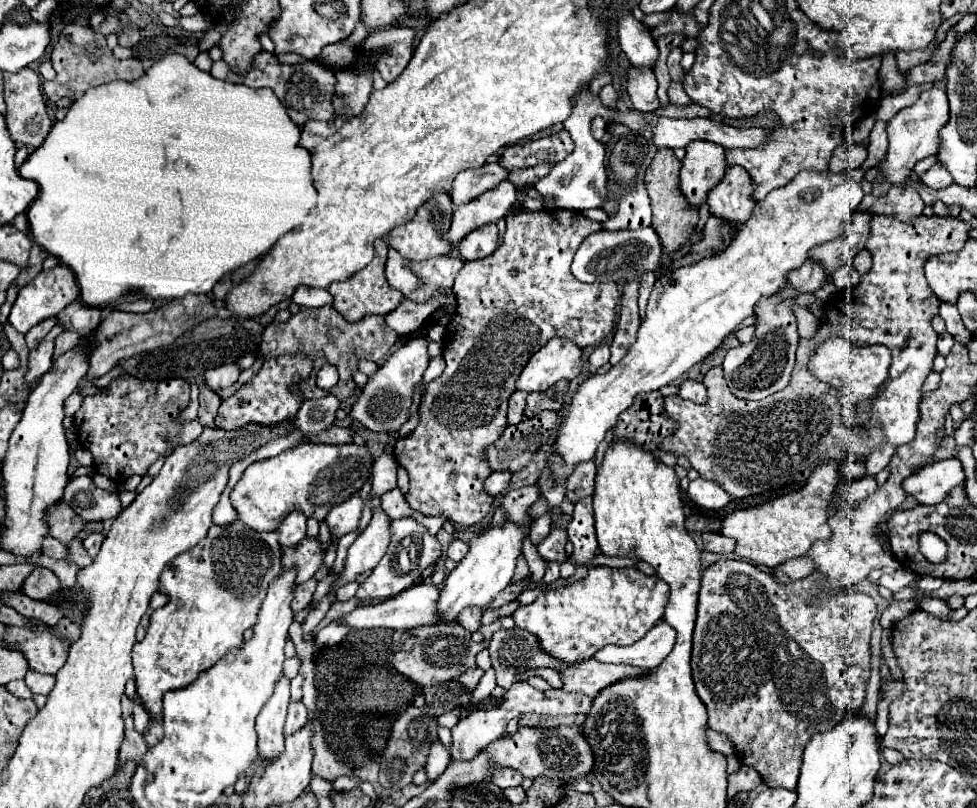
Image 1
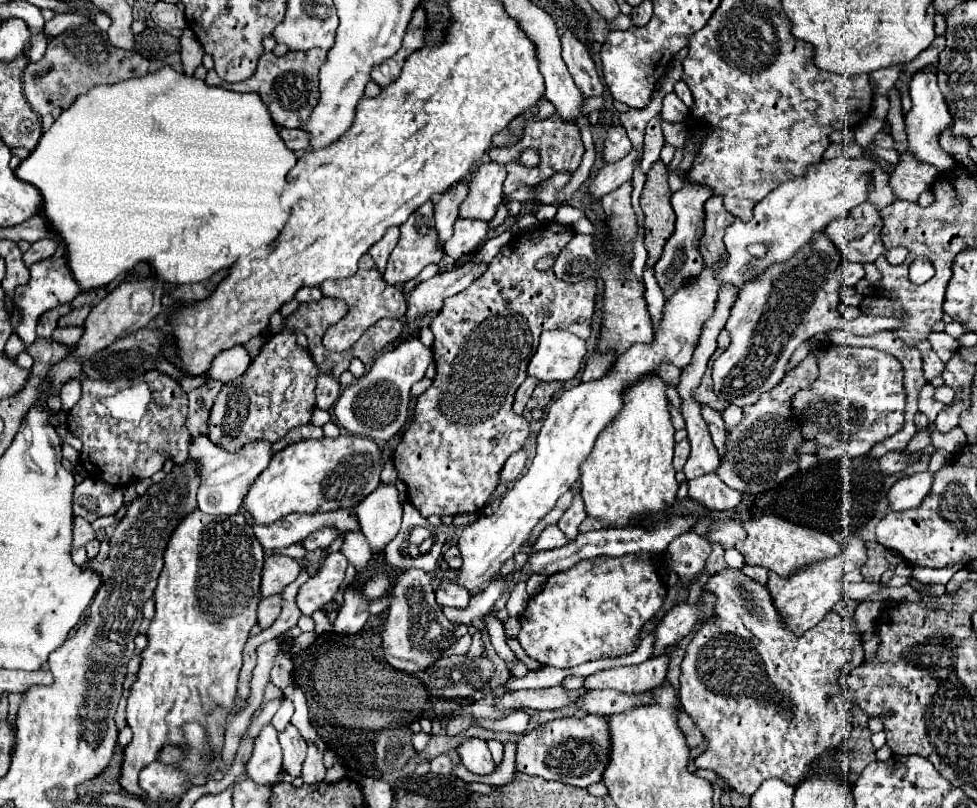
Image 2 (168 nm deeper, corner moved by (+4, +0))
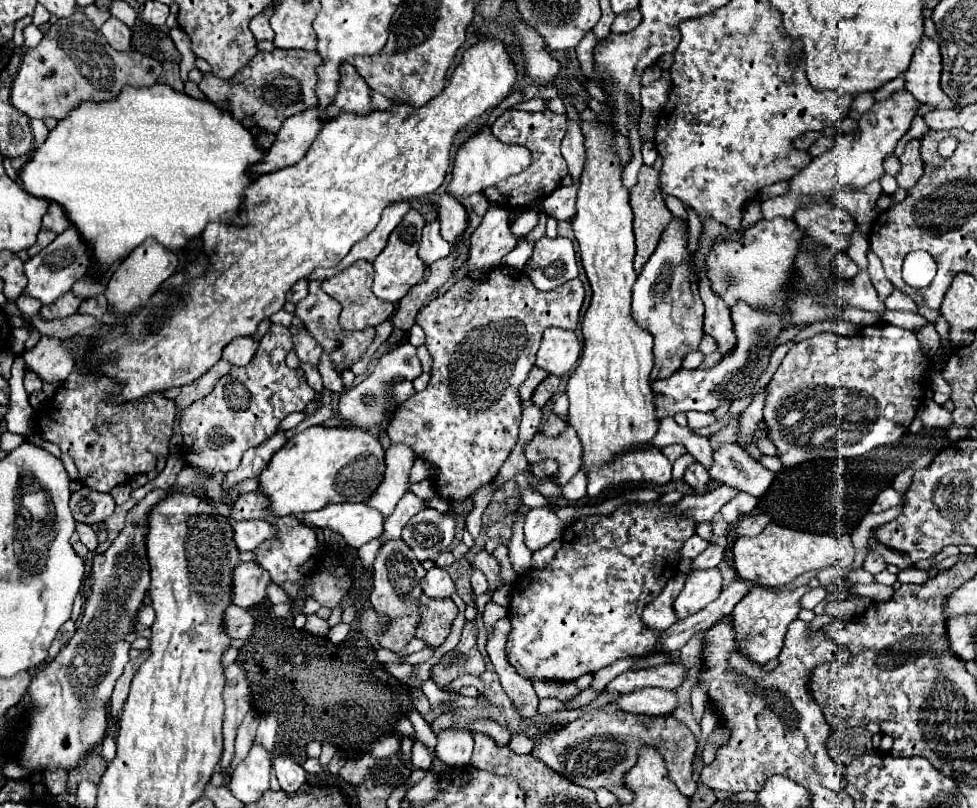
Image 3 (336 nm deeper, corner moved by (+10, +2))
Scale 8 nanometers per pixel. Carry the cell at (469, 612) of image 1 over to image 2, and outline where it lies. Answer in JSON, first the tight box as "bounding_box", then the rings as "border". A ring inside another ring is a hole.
{"bounding_box":[436,581,470,609],"border":[[[442,581],[442,585],[436,591],[436,599],[440,605],[448,605],[448,607],[458,607],[464,609],[468,605],[470,593],[464,587],[458,587],[452,581]]]}

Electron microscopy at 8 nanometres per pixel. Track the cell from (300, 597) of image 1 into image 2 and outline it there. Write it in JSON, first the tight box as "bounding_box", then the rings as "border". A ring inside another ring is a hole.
{"bounding_box":[258,595,282,629],"border":[[[274,595],[274,597],[264,597],[258,605],[258,623],[266,629],[270,627],[278,615],[282,611],[282,595]]]}

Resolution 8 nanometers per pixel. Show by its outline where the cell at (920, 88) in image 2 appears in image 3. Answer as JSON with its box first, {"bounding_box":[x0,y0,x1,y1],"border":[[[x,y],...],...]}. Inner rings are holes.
{"bounding_box":[906,35,956,109],"border":[[[922,35],[920,47],[916,47],[914,59],[906,73],[906,89],[924,105],[934,105],[936,109],[954,107],[956,103],[940,89],[942,55],[934,39]]]}

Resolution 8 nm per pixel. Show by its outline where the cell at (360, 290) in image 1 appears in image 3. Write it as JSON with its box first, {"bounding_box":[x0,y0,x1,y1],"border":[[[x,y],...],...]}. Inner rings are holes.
{"bounding_box":[322,259,394,331],"border":[[[360,259],[354,265],[350,265],[348,269],[344,269],[340,275],[336,275],[332,279],[326,279],[322,283],[322,289],[342,305],[342,313],[340,313],[340,327],[342,329],[364,331],[366,327],[376,327],[378,323],[392,317],[394,305],[388,303],[388,301],[378,299],[376,295],[372,295],[372,291],[370,291],[372,279],[374,279],[372,265],[368,261],[364,261],[364,259]]]}

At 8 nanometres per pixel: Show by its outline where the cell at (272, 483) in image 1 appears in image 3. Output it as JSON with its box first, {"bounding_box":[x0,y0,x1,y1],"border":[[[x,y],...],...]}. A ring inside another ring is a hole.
{"bounding_box":[260,425,384,515],"border":[[[314,425],[296,433],[260,475],[260,491],[270,499],[276,515],[318,511],[330,503],[368,501],[384,479],[384,449],[366,429],[352,425]]]}

